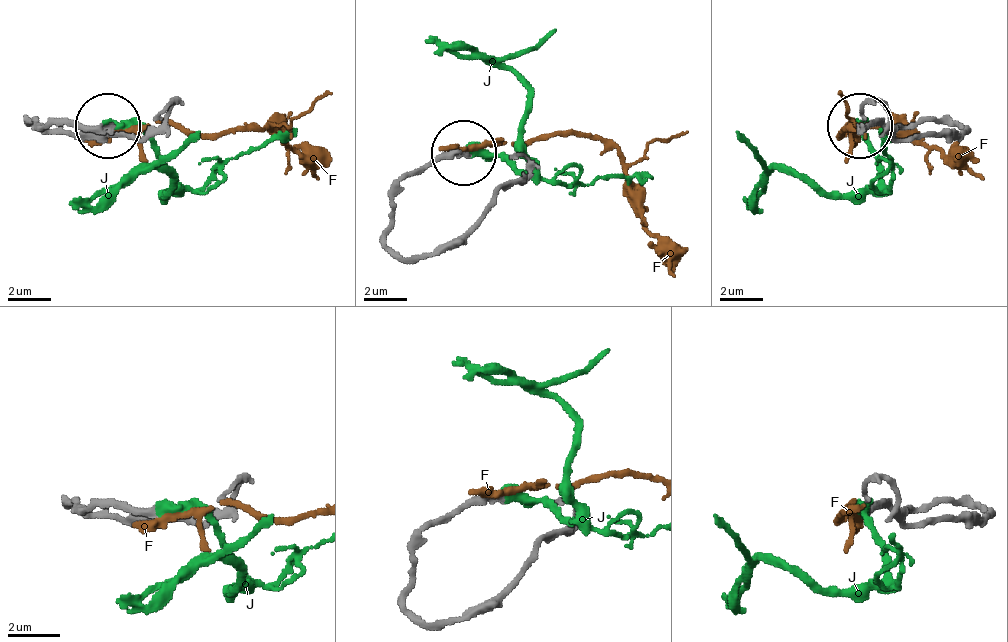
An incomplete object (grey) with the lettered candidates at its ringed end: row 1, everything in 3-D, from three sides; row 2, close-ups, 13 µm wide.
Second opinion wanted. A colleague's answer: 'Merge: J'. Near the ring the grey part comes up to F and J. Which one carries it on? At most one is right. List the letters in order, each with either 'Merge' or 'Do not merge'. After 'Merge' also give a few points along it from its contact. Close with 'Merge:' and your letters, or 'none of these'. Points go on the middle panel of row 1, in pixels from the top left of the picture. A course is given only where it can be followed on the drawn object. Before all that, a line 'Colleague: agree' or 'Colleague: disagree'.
Colleague: agree
F: Do not merge
J: Merge. Its course: (465, 154), (492, 154), (513, 170), (529, 165), (524, 94), (508, 67), (454, 57), (427, 40)
Merge: J

